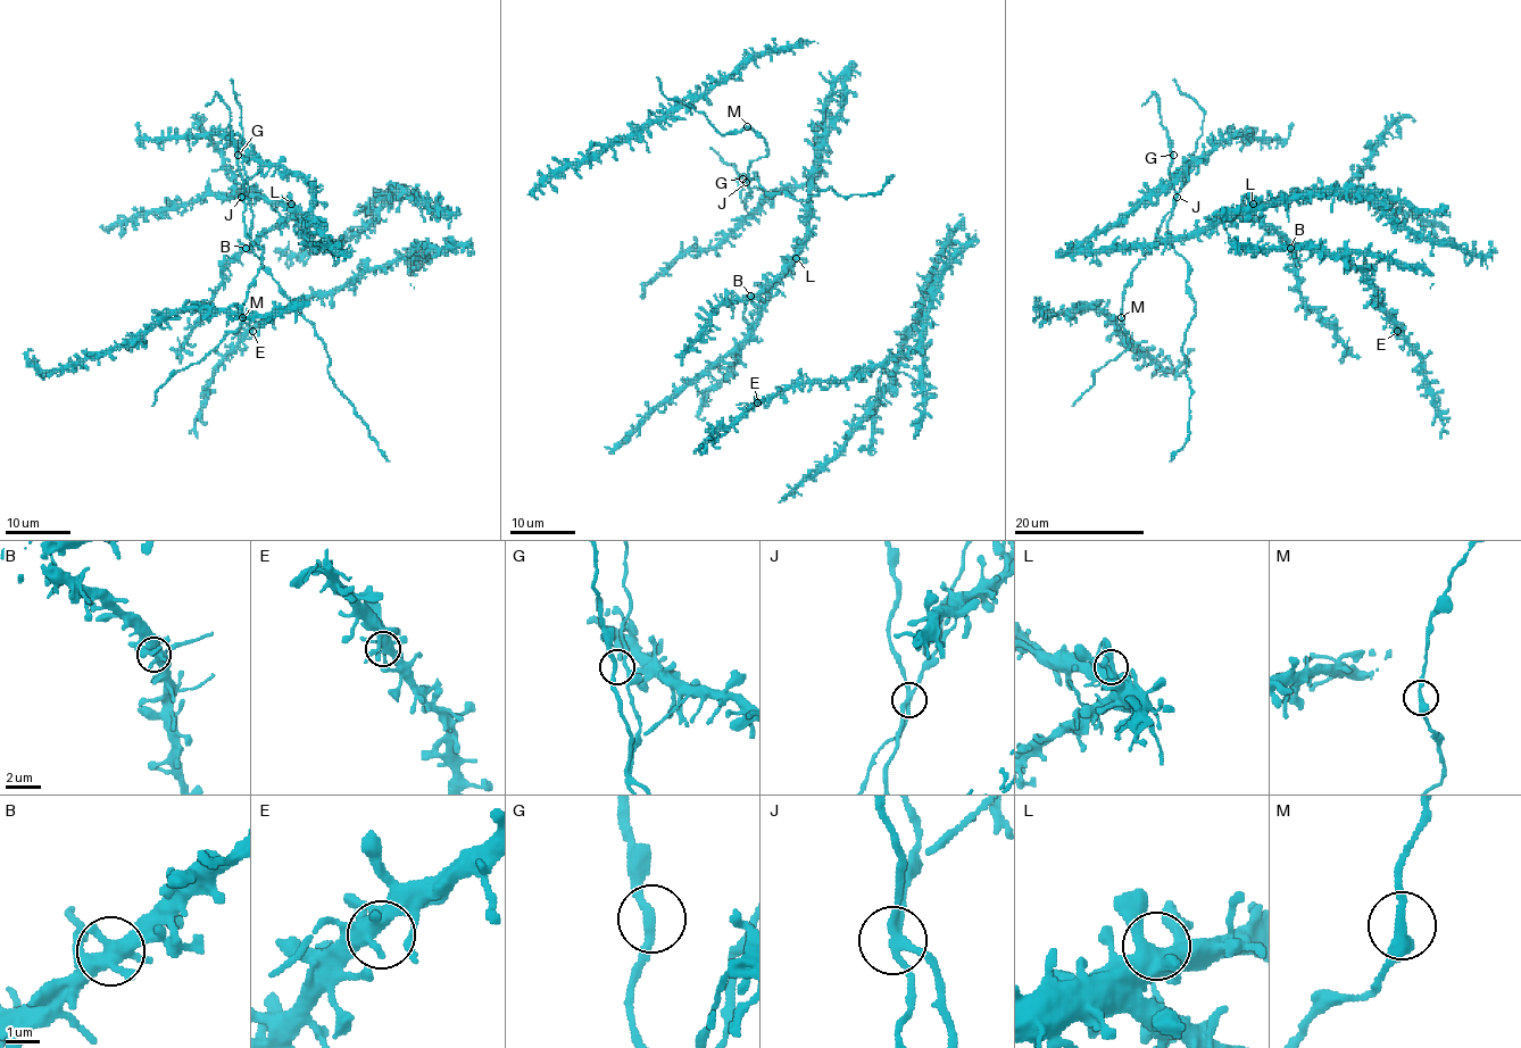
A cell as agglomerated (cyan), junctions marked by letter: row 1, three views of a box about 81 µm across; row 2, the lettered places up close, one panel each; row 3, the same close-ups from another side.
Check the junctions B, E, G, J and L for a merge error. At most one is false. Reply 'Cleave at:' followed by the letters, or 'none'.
Cleave at: J

